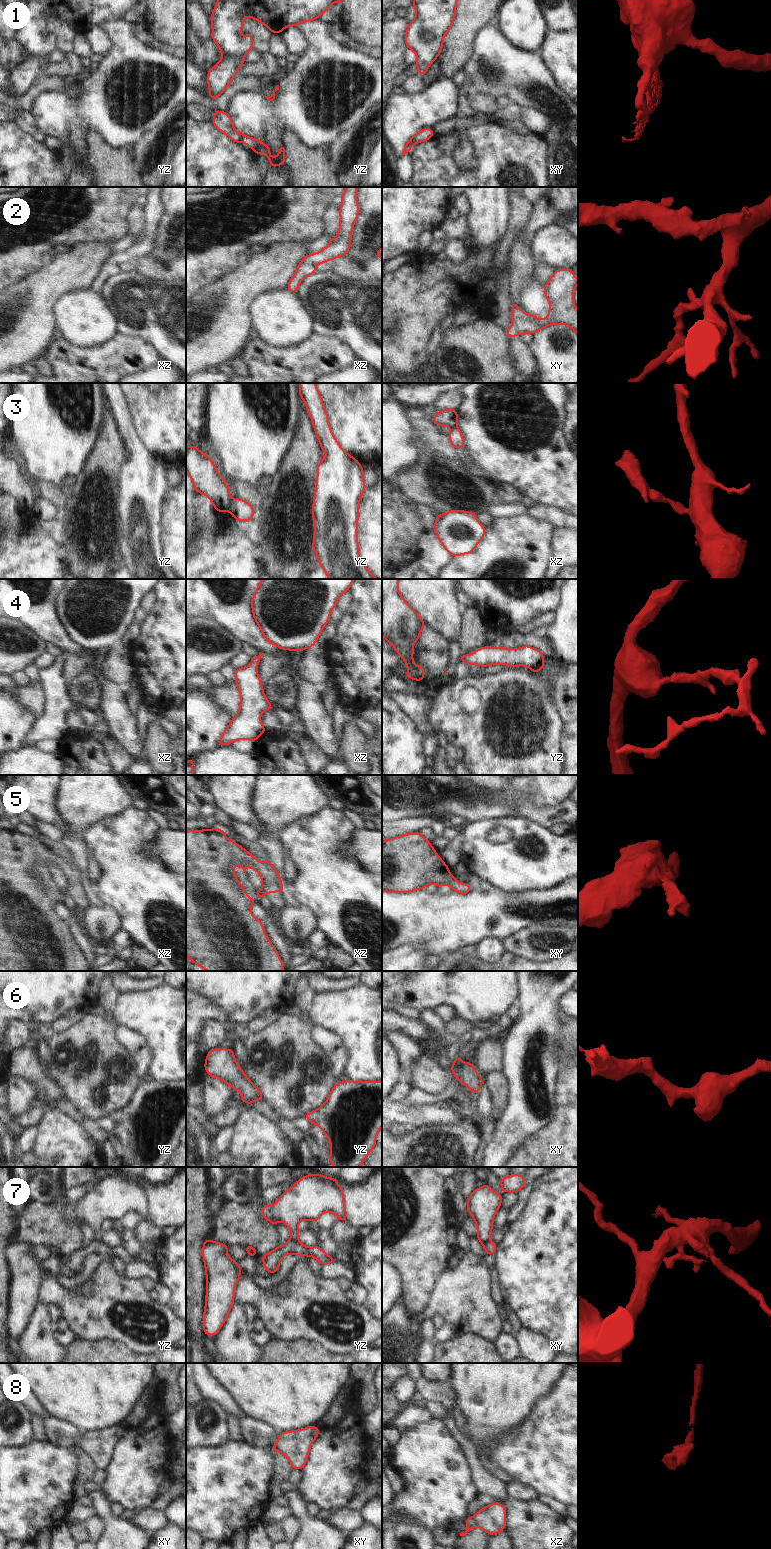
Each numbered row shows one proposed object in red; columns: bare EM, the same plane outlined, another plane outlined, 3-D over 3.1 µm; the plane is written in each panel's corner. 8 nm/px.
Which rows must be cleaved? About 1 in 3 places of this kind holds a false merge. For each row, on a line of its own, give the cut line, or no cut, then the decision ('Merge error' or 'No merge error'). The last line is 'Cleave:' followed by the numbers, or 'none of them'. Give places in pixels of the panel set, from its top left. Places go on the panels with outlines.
1: Split along xy (417, 133), (414, 142). Merge error
2: No split. No merge error
3: Split along yz (231, 500), (228, 509). Merge error
4: No split. No merge error
5: No split. No merge error
6: No split. No merge error
7: Split along yz (291, 1238), (297, 1240). Merge error
8: Split along xz (472, 1517), (477, 1525). Merge error
Cleave: 1, 3, 7, 8

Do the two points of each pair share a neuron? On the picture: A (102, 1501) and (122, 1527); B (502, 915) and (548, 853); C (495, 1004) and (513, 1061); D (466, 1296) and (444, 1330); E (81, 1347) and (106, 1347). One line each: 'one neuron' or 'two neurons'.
A: one neuron
B: two neurons
C: two neurons
D: two neurons
E: one neuron

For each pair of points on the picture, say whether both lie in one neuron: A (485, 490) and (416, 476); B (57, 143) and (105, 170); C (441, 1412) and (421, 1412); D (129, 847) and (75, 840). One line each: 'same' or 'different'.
A: same
B: different
C: different
D: different

